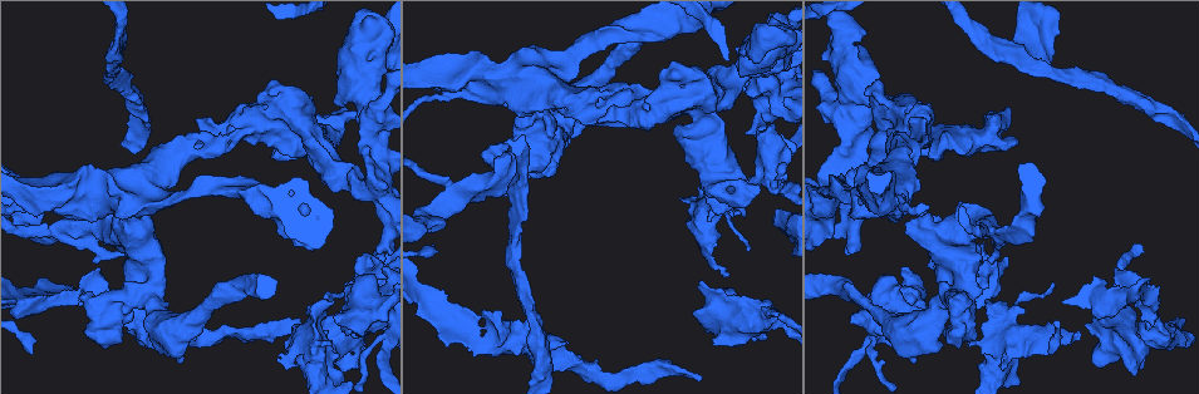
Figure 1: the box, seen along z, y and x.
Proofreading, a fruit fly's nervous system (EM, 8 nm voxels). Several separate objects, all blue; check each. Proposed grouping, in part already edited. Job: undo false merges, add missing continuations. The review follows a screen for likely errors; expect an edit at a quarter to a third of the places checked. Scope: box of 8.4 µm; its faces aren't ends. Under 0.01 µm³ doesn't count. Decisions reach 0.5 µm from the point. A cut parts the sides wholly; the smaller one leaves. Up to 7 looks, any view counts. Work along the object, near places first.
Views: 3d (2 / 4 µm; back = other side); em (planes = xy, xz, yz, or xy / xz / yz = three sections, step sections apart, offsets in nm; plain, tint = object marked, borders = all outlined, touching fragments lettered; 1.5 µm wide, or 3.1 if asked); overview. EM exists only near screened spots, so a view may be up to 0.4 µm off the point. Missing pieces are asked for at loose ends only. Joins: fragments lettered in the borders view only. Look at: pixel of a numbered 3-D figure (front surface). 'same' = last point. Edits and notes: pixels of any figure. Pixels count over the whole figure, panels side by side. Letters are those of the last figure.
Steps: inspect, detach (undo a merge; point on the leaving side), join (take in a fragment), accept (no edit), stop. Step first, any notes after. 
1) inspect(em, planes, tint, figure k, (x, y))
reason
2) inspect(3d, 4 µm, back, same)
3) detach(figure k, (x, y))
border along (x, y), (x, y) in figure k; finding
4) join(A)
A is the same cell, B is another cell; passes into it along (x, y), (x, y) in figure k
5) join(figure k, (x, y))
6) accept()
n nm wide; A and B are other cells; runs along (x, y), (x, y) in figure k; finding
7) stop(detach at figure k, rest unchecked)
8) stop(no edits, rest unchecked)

inspect(em, xz, step 4, tint, figure 1, (233, 335))
narrows sharply

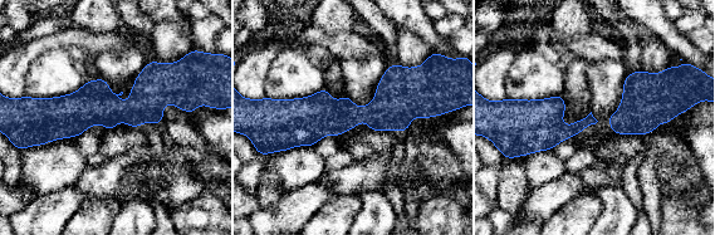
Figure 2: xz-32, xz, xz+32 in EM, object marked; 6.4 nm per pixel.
inspect(em, planes, borders, same)

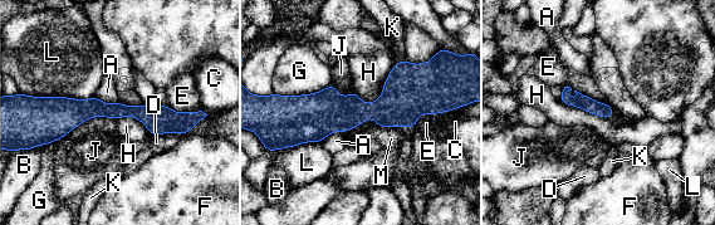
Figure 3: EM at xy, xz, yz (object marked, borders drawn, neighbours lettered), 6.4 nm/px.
accept()
A, B, C, D, E, F, G, H, J, K, L and M are other cells; runs along (44, 106), (195, 118) in figure 3; continuous, no second neuron

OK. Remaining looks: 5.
inspect(3d, 2 µm, back, figure 1, (970, 205))
free end

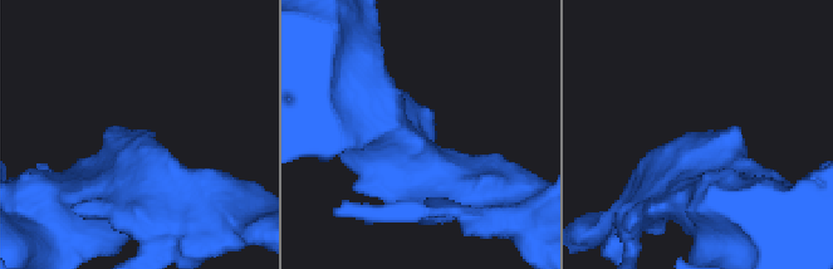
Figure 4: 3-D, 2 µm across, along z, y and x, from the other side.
inspect(em, xy, step 4, borders, figure 4, (146, 133))

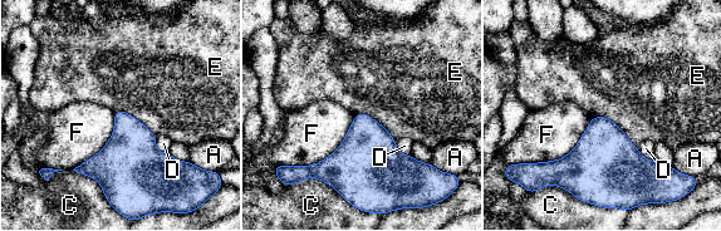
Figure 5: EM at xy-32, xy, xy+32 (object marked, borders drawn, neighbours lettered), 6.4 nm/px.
accept()
A, C, D, E and F are other cells; border along (592, 117), (609, 118), (636, 146) in figure 5; none of them fits

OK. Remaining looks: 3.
inspect(em, planes, borders, figure 1, (702, 235))

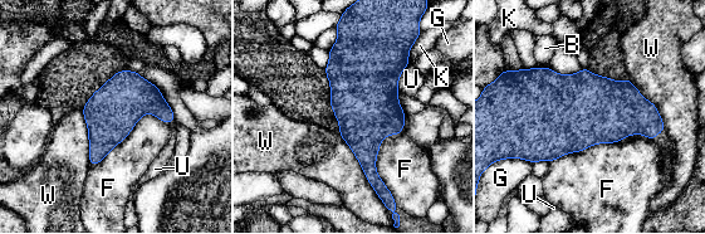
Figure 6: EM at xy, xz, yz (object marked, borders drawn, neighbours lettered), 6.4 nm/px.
accept()
F touches over 700 nm; B, F, G, K, U and W are other cells; border along (339, 133), (378, 195) in figure 6; one neuron here

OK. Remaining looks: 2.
stop(no edits, rest unchecked)

